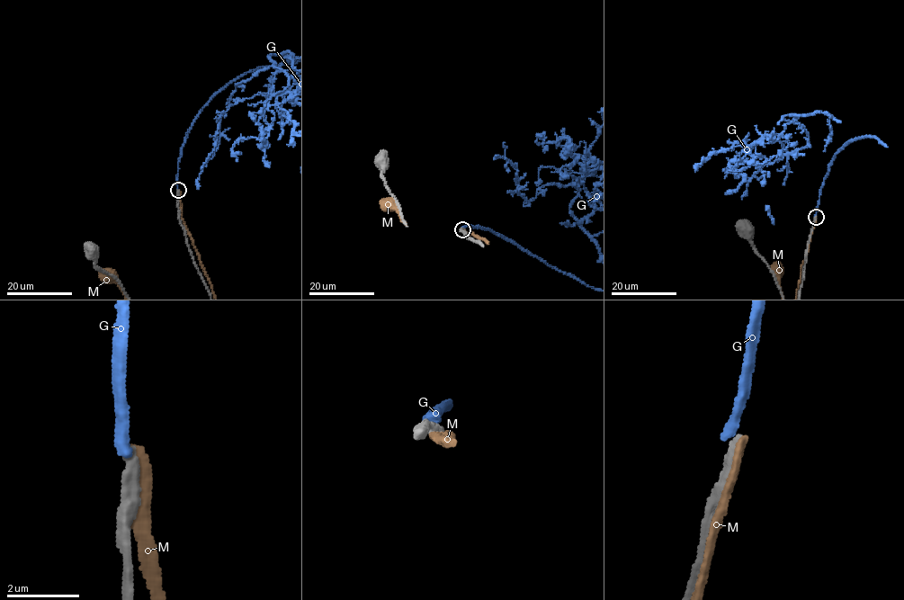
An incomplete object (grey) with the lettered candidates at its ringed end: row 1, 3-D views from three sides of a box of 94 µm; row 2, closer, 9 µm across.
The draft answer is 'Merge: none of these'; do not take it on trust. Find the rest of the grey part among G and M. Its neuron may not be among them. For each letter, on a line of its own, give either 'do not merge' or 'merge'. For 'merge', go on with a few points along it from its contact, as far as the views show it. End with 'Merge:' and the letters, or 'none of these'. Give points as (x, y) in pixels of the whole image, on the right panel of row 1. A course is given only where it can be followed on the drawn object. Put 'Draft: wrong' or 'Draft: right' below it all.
G: do not merge
M: do not merge
Merge: none of these
Draft: right

